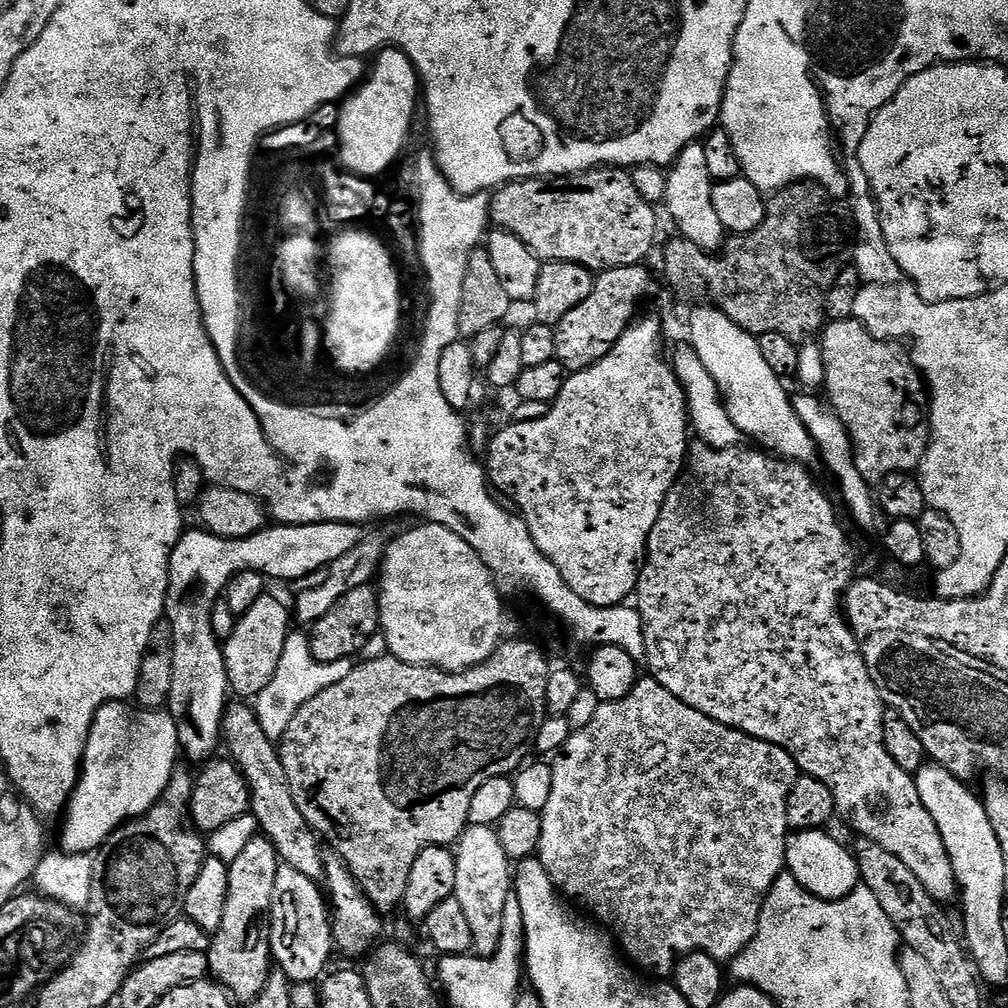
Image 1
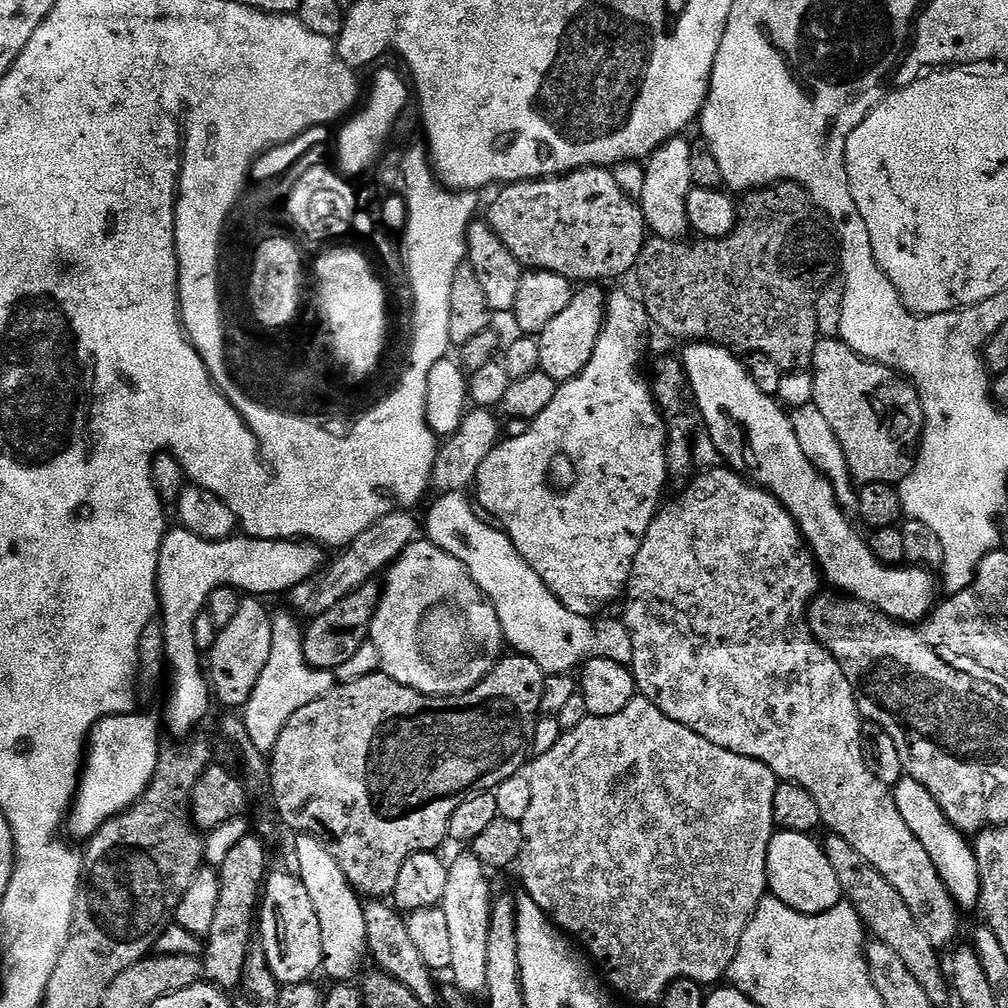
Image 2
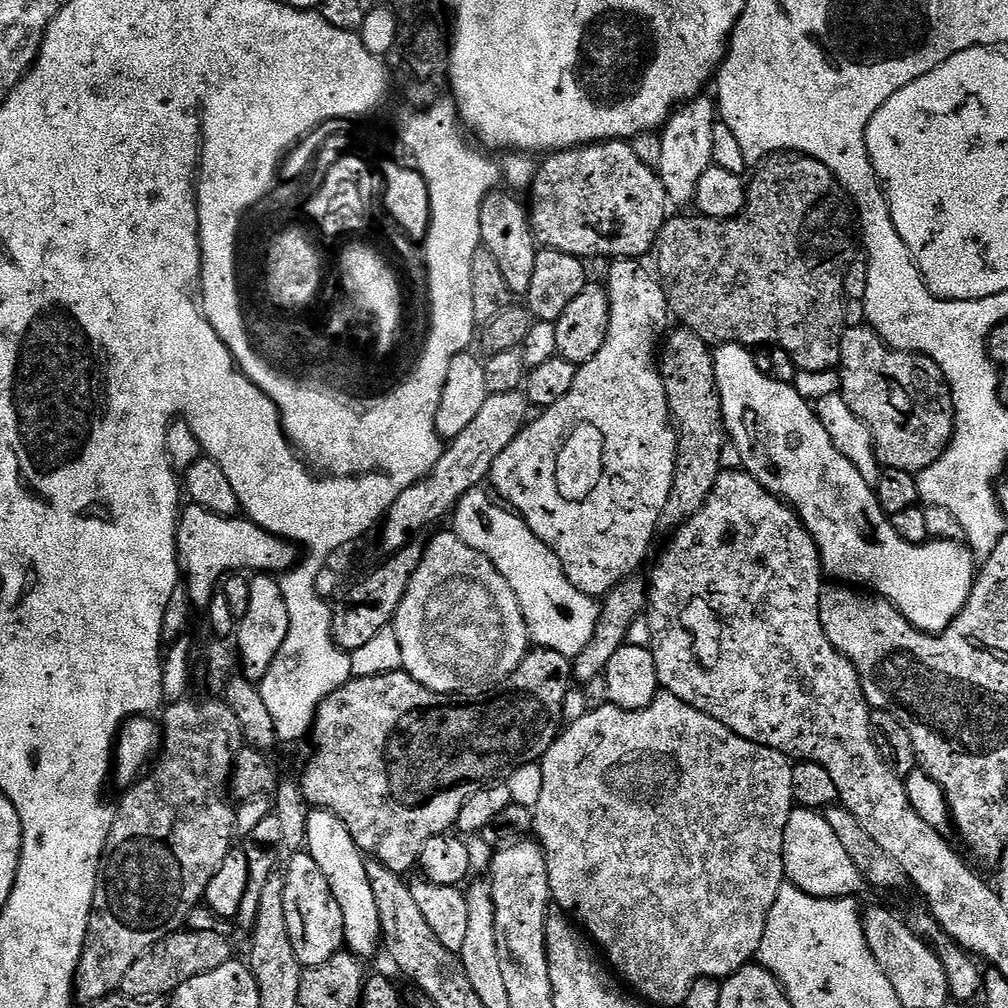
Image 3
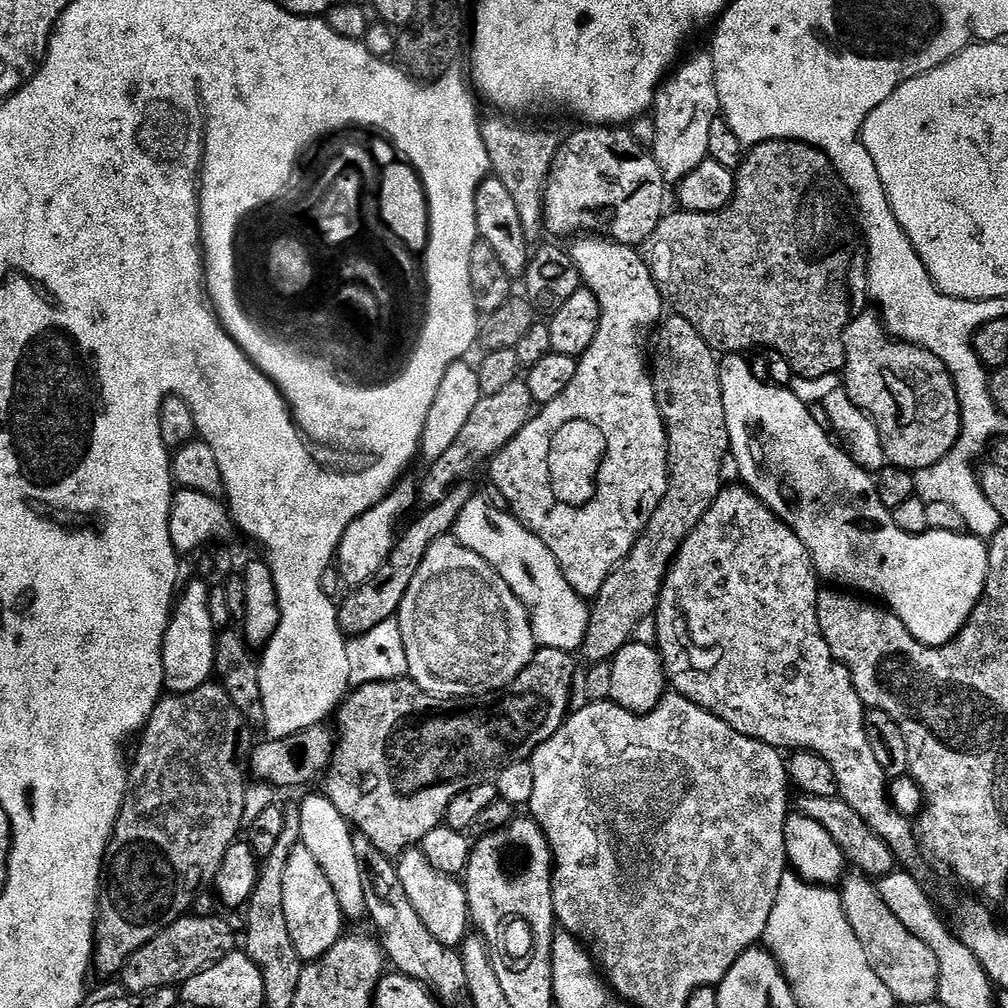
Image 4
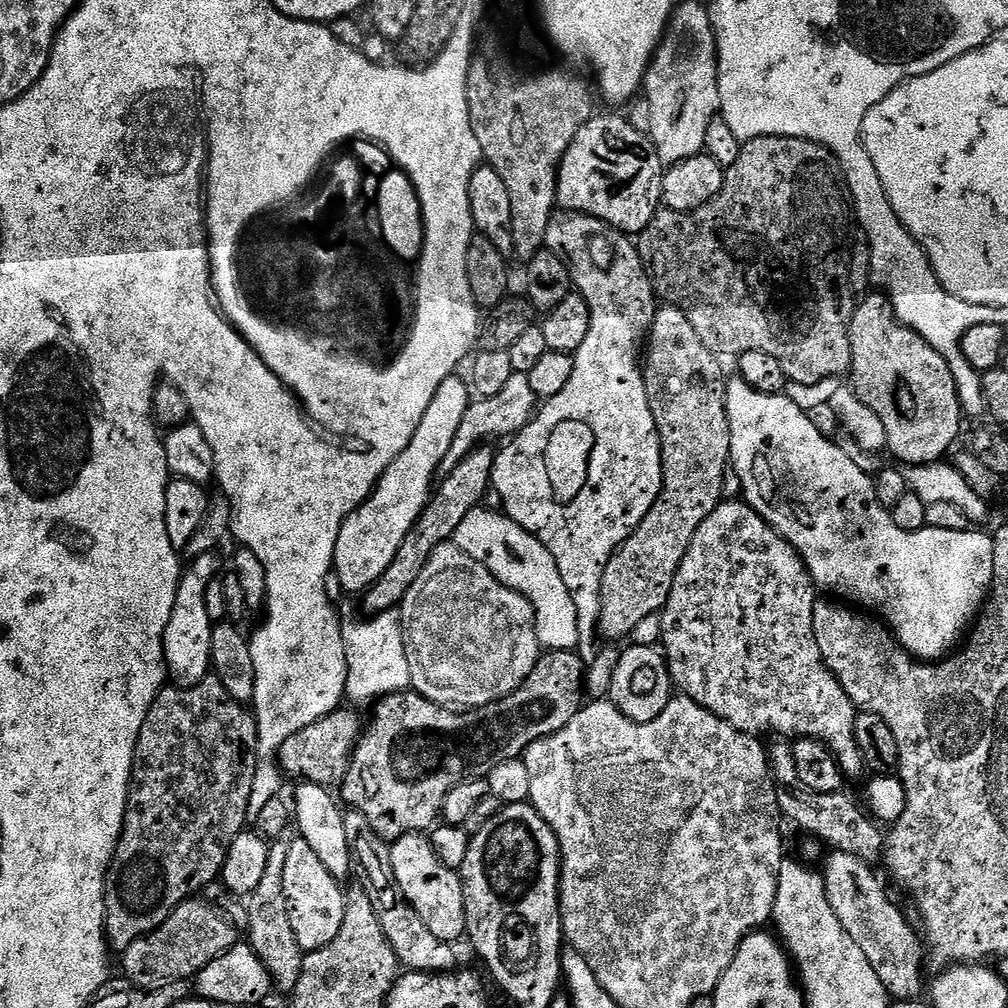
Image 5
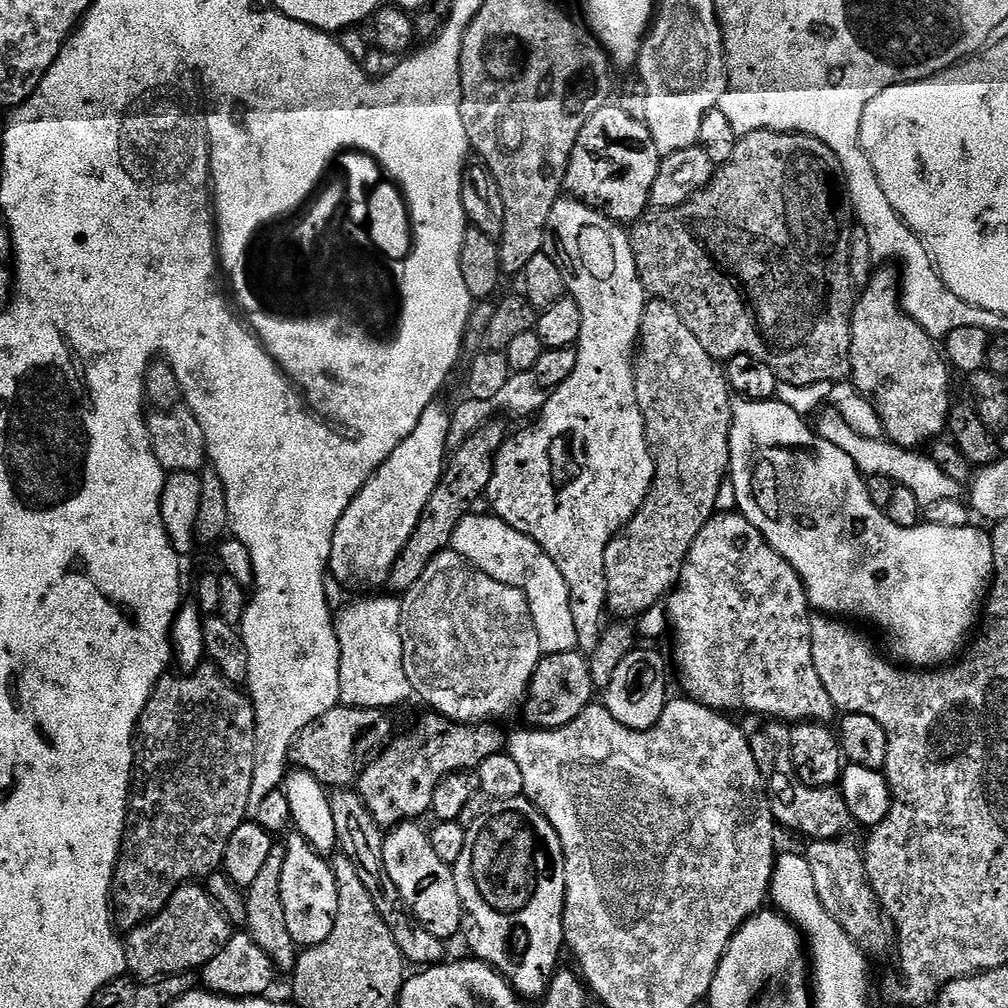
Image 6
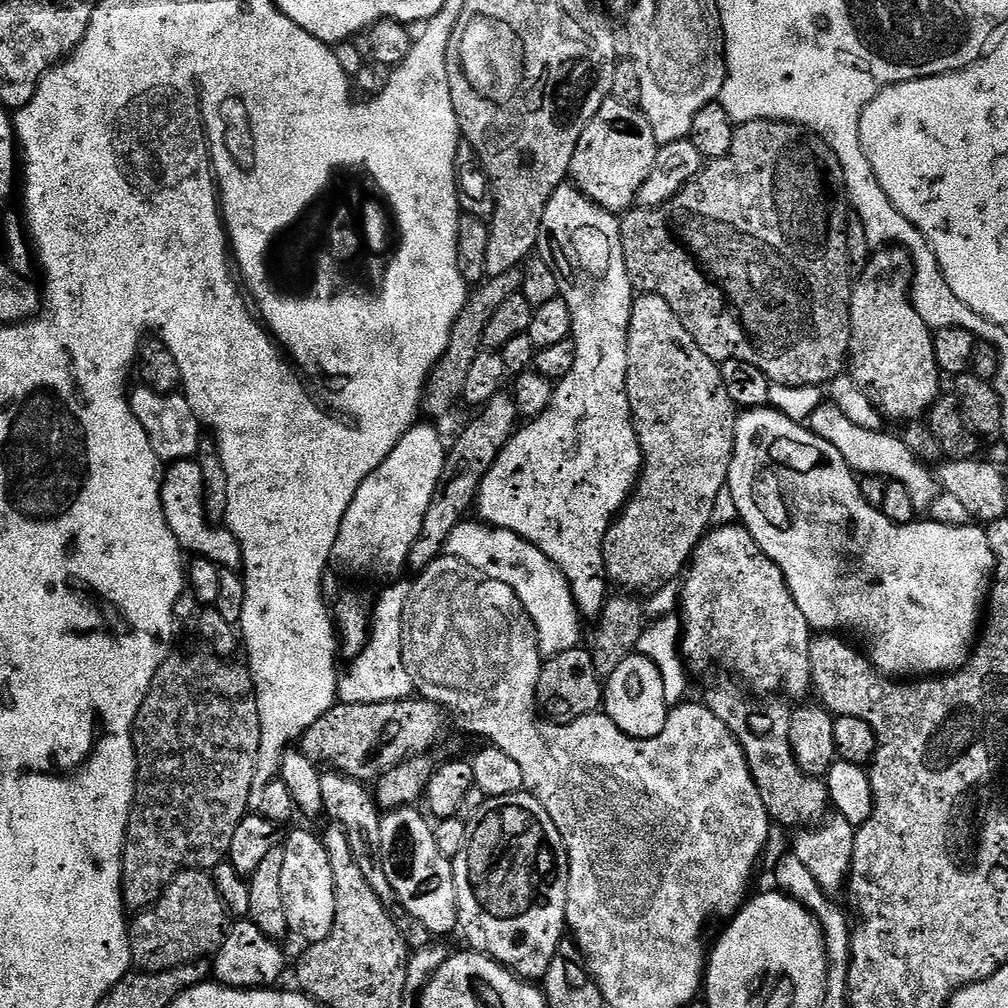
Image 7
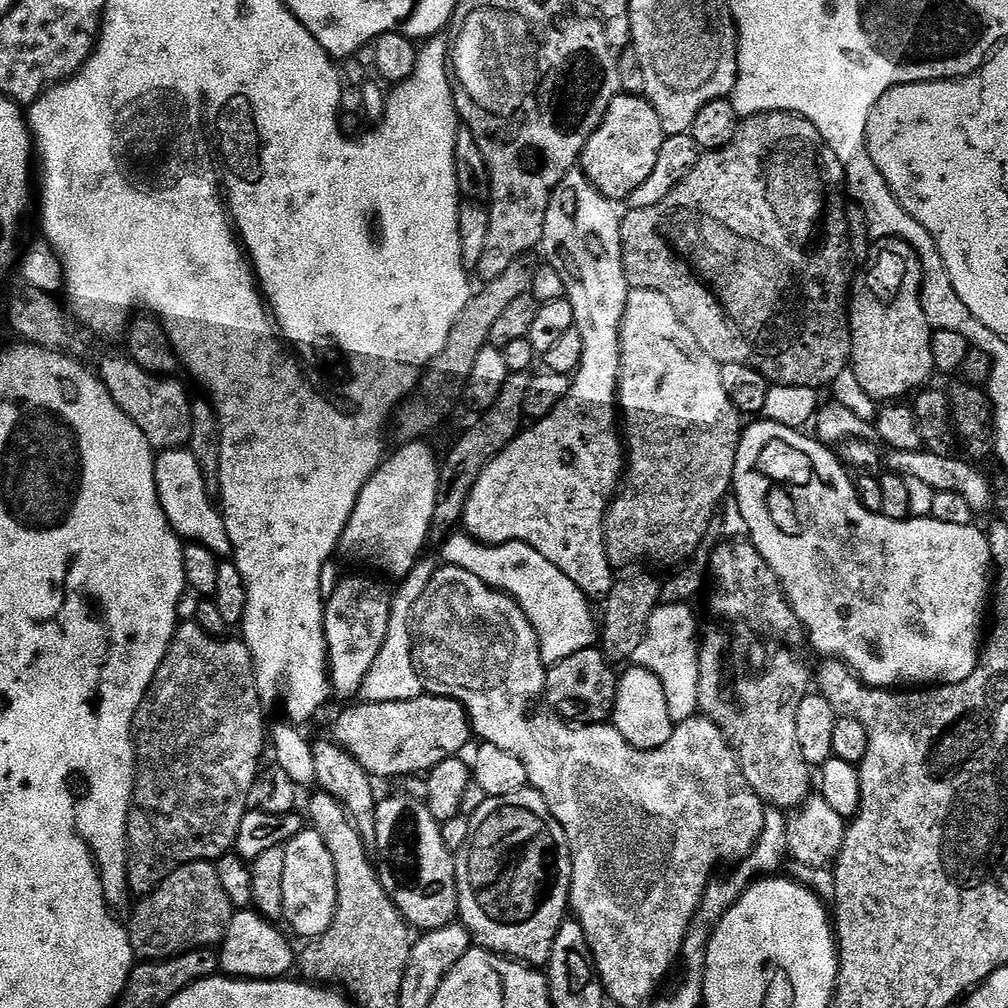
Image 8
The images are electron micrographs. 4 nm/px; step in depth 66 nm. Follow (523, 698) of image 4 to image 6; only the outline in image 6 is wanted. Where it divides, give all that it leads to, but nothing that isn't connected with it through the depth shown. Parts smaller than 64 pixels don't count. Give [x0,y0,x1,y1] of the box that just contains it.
[360,650,594,830]

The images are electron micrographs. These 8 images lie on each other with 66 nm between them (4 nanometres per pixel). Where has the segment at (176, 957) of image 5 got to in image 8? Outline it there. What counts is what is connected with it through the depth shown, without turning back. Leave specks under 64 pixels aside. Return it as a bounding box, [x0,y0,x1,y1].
[126,860,234,961]

